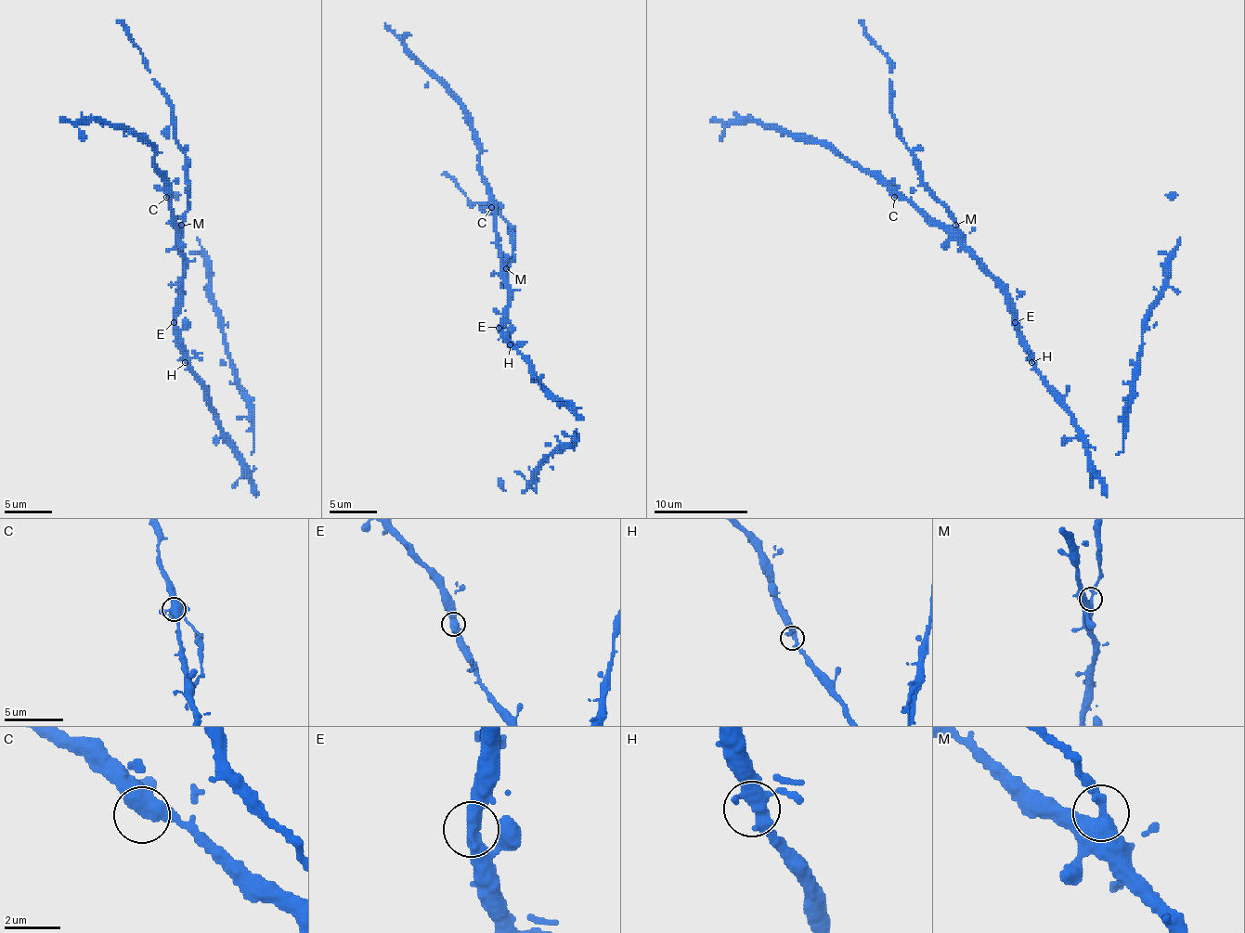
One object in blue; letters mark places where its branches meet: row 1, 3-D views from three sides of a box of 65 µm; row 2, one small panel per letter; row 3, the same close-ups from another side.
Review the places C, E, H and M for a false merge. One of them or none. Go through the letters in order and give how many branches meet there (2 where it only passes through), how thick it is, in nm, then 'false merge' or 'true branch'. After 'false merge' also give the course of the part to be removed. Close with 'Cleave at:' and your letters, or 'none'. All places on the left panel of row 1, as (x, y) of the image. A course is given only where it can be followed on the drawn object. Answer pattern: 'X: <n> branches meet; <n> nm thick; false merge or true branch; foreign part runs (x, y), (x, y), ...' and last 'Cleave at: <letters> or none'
C: 3 branches meet; 360 nm thick; true branch
E: 3 branches meet; 340 nm thick; true branch
H: 3 branches meet; 360 nm thick; true branch
M: 3 branches meet; 340 nm thick; false merge; foreign part runs (180, 226), (188, 209), (188, 161), (174, 134), (171, 100), (152, 79), (148, 60), (117, 20)
Cleave at: M

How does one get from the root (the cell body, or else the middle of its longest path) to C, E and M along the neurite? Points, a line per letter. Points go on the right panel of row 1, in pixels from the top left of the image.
C: (1033, 360), (1019, 330), (1017, 310), (1010, 294), (941, 227), (932, 226), (906, 200), (894, 197)
E: (1033, 360), (1015, 322)
M: (1033, 360), (1019, 330), (1017, 310), (1010, 294), (965, 244), (963, 233), (955, 226)

